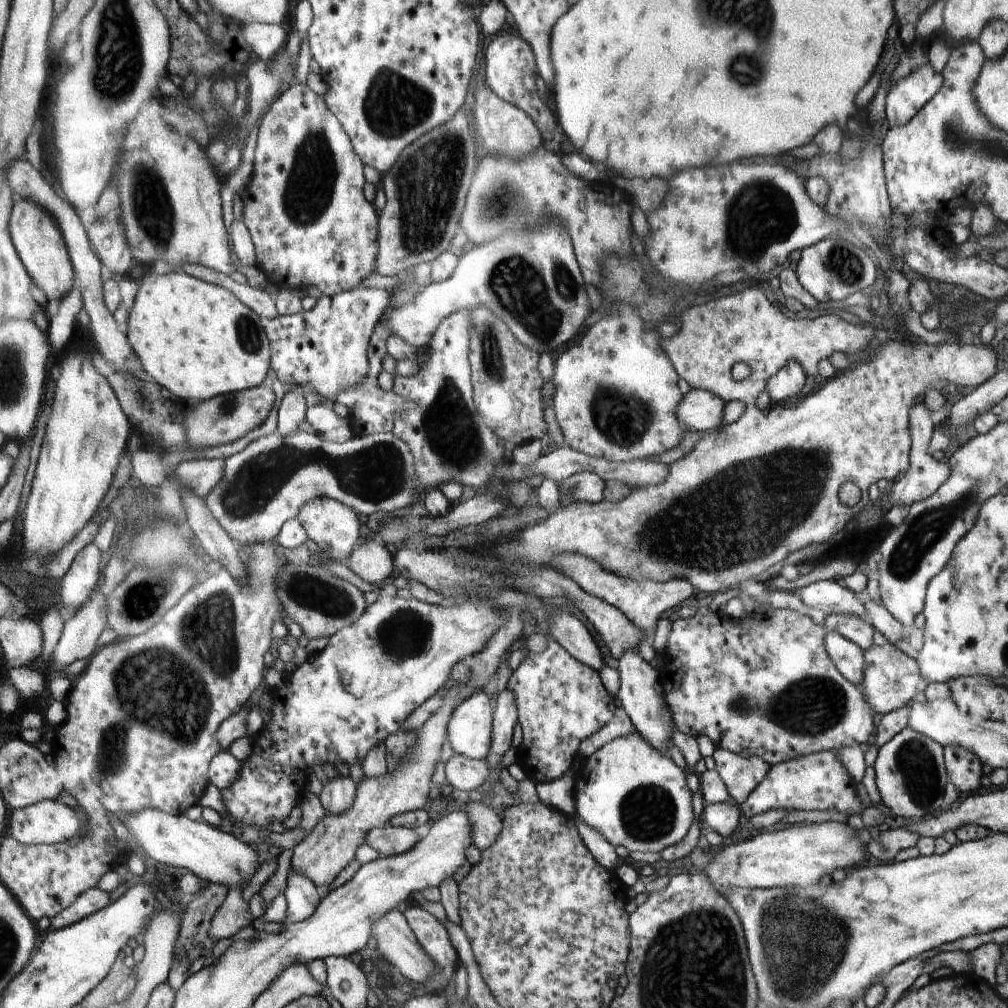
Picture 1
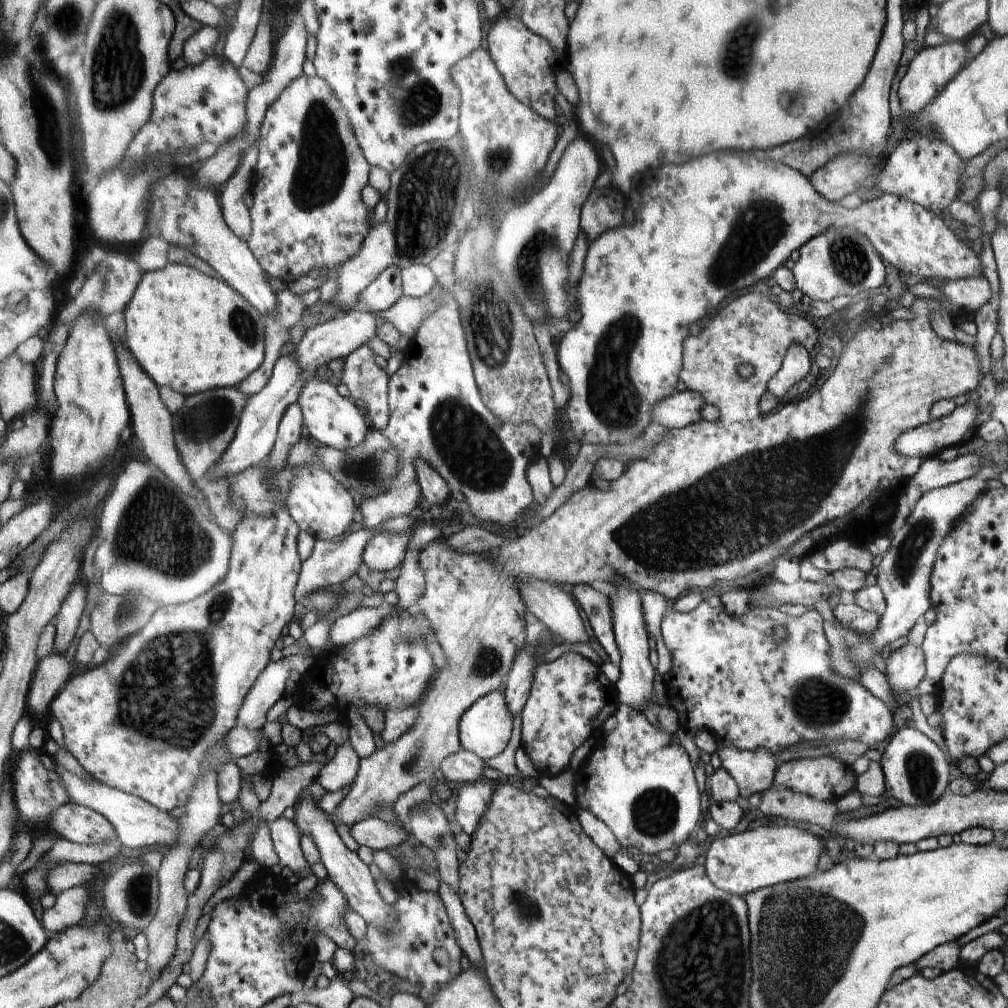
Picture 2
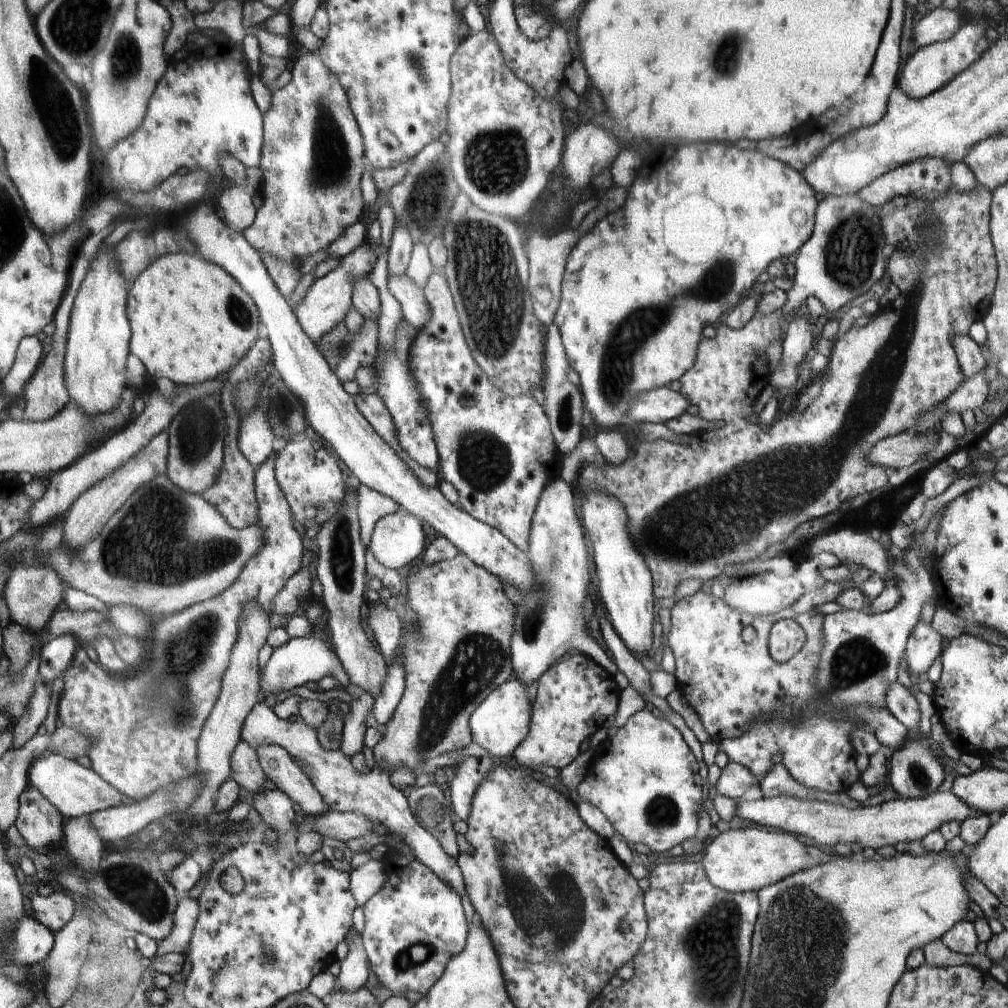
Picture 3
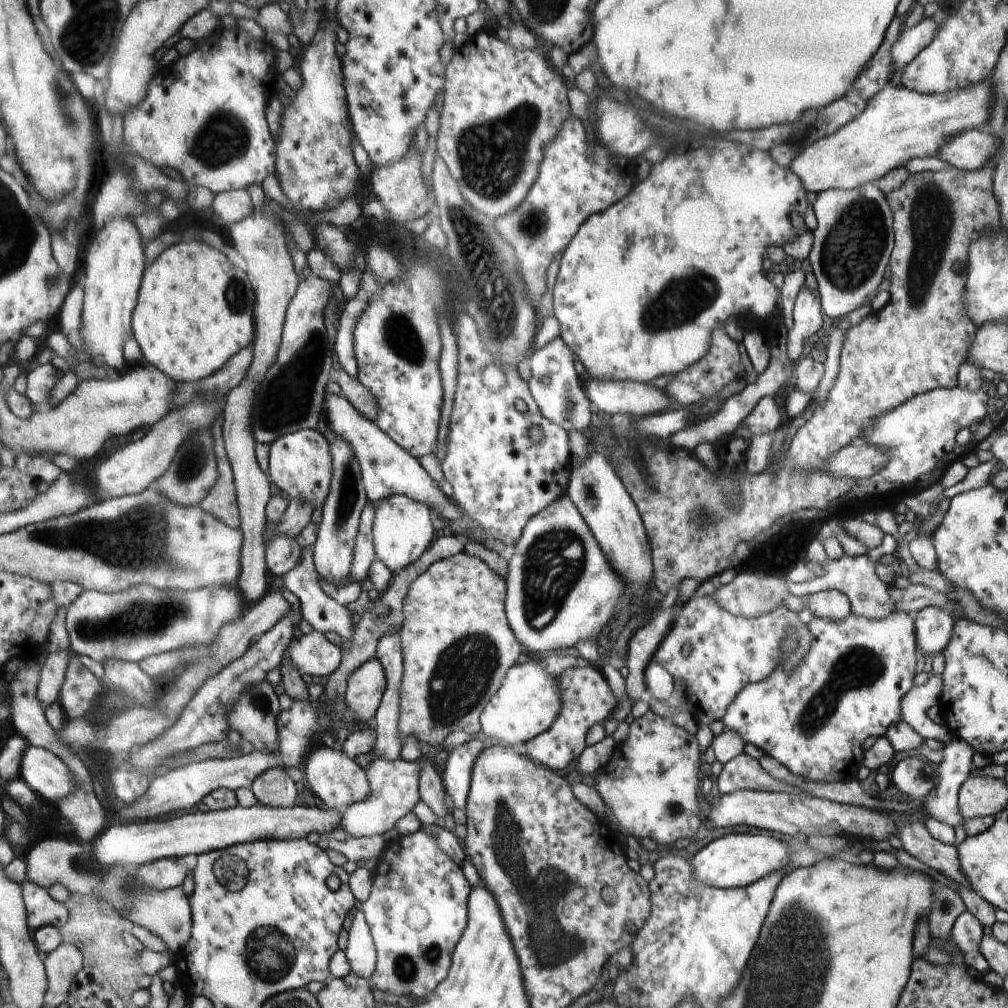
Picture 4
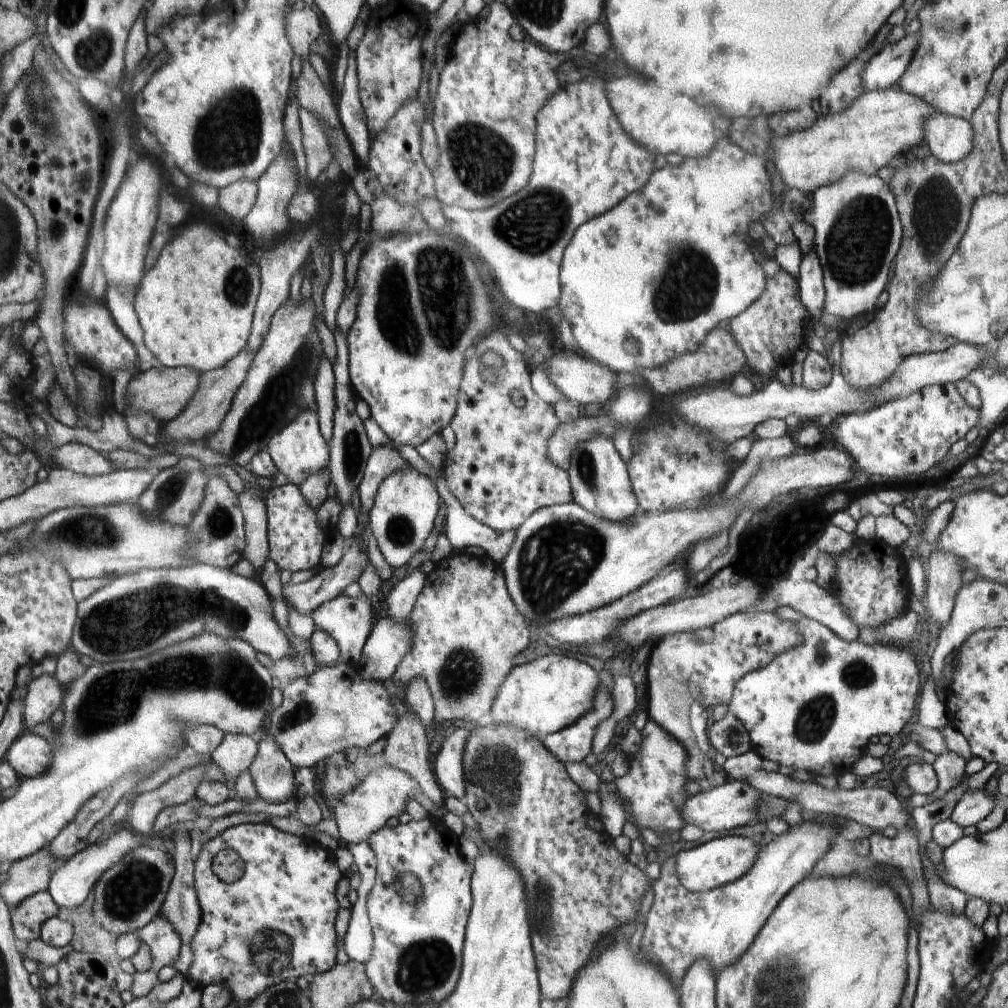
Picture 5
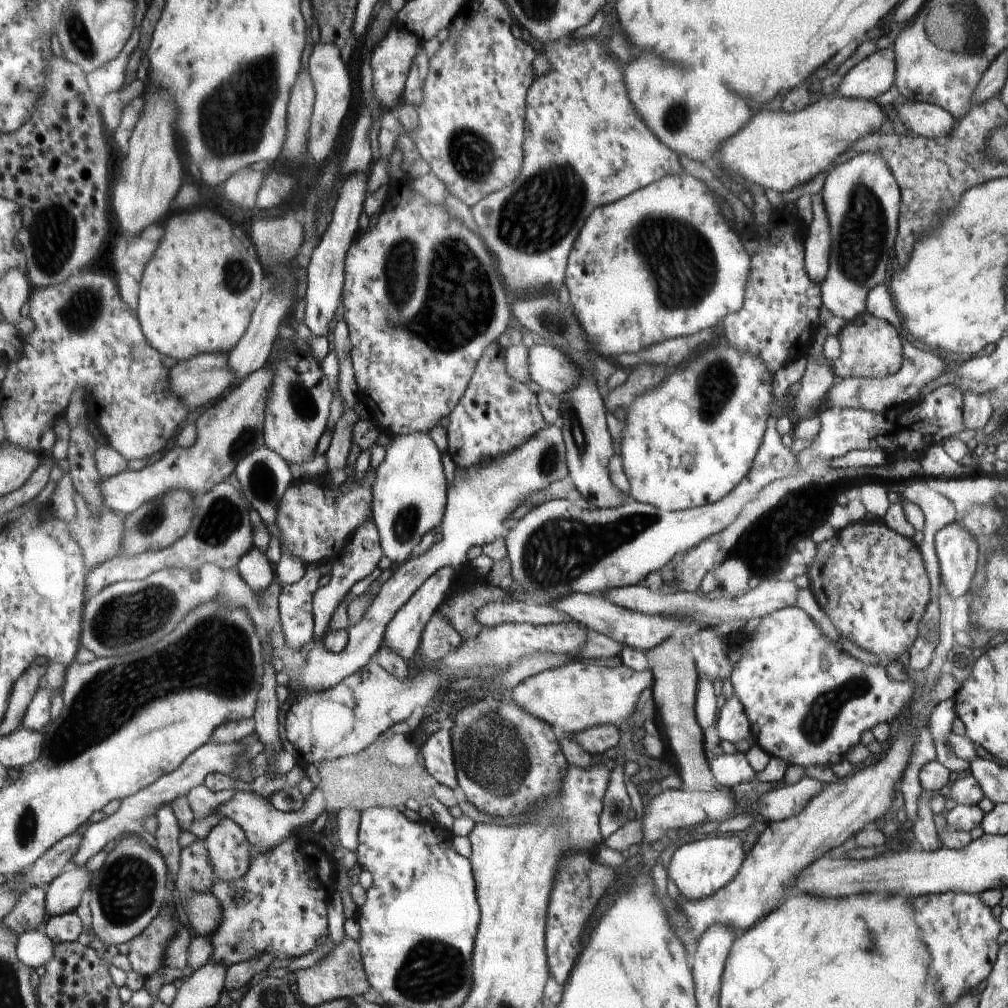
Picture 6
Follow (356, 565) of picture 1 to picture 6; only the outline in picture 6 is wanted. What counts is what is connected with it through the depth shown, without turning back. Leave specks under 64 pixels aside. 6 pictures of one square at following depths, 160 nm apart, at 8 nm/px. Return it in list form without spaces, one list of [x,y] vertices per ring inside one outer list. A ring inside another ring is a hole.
[[[428,432],[394,436],[372,484],[372,518],[379,533],[383,556],[394,564],[404,563],[420,538],[436,528],[446,506],[446,476],[442,454]]]

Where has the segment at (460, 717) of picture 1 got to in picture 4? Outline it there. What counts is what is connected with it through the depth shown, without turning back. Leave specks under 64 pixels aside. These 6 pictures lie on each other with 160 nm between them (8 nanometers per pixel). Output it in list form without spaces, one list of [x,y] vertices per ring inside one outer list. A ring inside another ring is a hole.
[[[531,658],[524,664],[512,666],[503,679],[500,694],[496,694],[496,698],[492,698],[492,706],[483,711],[484,738],[491,743],[510,744],[520,754],[525,753],[527,743],[548,731],[562,708],[556,677],[541,666],[540,659]]]

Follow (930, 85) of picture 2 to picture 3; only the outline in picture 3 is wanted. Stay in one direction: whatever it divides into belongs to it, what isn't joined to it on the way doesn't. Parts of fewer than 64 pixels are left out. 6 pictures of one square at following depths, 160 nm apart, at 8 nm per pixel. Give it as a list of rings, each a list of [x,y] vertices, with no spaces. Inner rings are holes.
[[[974,20],[963,24],[947,41],[932,43],[912,52],[897,81],[897,86],[911,99],[920,100],[948,84],[957,74],[976,62],[980,55],[991,45],[985,36],[986,21]]]

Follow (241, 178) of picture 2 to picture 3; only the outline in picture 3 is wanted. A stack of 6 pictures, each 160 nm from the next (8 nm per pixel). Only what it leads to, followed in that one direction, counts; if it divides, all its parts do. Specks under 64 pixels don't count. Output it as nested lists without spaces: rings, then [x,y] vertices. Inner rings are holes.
[[[236,184],[225,187],[218,204],[225,221],[239,232],[246,230],[254,222],[257,209],[251,199],[252,191]]]

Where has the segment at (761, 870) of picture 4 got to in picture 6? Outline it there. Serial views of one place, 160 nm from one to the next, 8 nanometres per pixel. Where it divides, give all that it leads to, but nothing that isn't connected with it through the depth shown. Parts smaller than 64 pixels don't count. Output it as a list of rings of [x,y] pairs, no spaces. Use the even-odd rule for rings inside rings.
[[[713,834],[706,837],[706,840],[696,840],[681,845],[673,853],[667,872],[669,878],[678,887],[681,897],[686,900],[702,900],[729,885],[736,874],[739,874],[746,859],[747,853],[743,847],[743,840],[738,835]]]

